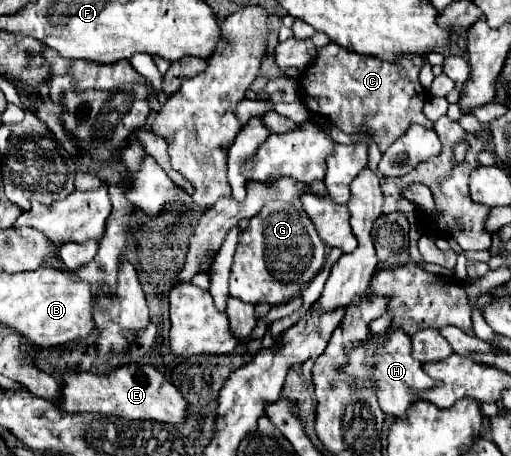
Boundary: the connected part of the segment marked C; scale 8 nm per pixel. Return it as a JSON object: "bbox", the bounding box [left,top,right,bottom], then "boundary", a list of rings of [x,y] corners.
{"bbox":[300,43,432,153],"boundary":[[[330,43],[320,49],[318,59],[314,65],[310,65],[302,77],[300,77],[300,97],[308,111],[318,113],[326,117],[332,125],[336,125],[344,133],[354,133],[360,125],[368,125],[374,131],[374,141],[384,153],[398,137],[406,133],[406,129],[412,123],[432,127],[432,123],[424,117],[422,107],[426,103],[426,91],[418,81],[418,73],[422,67],[422,59],[414,55],[400,55],[394,61],[384,61],[374,55],[360,55],[356,51],[350,51],[346,47],[340,47],[338,43]]]}

